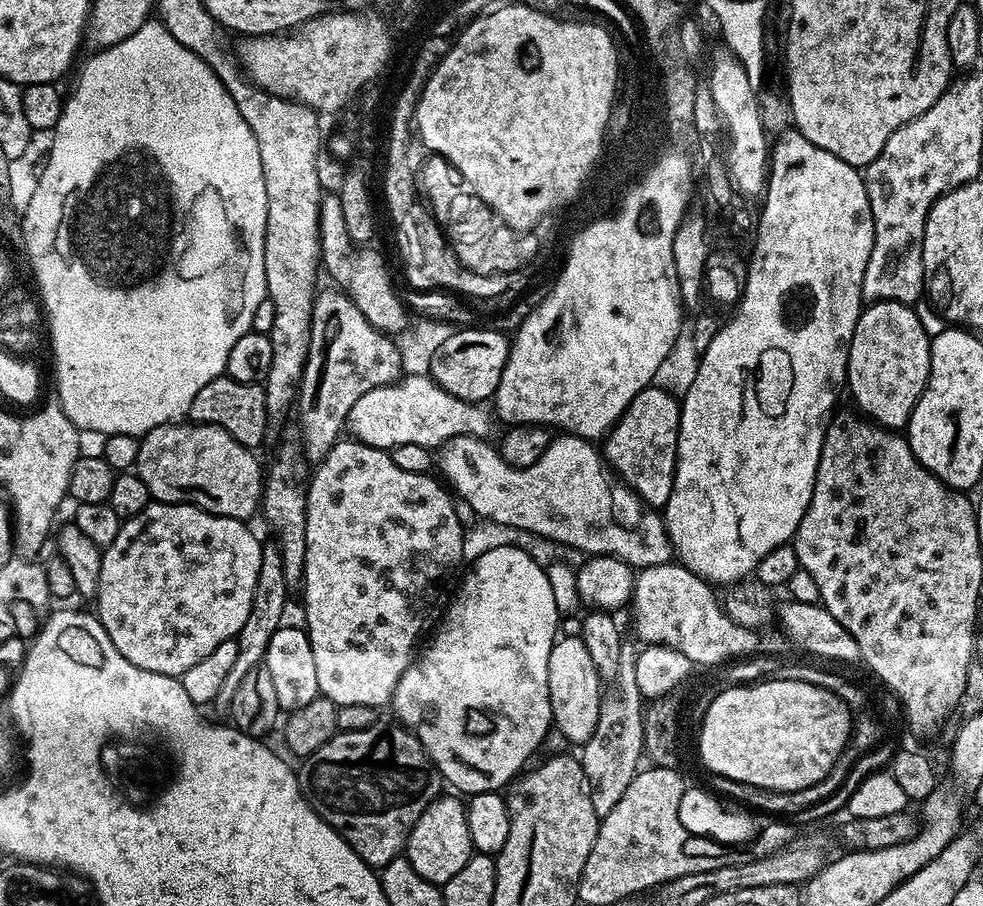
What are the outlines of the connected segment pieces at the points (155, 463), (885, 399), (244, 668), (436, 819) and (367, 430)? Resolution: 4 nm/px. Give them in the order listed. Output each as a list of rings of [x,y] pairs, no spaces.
[[[173,422],[163,424],[144,433],[139,441],[134,472],[146,484],[151,499],[162,504],[192,504],[196,508],[205,508],[210,514],[234,518],[245,522],[257,515],[262,504],[264,480],[262,468],[256,461],[257,453],[242,446],[226,430],[216,424],[197,424],[195,422]]]
[[[878,300],[869,303],[861,311],[854,330],[852,345],[848,351],[846,384],[849,389],[852,387],[852,396],[856,399],[857,404],[855,407],[862,408],[860,410],[863,413],[890,430],[900,430],[907,425],[908,420],[912,417],[914,406],[924,393],[924,387],[928,385],[932,342],[930,332],[924,329],[924,324],[920,321],[916,310],[915,307],[907,304],[899,304],[897,300]]]
[[[265,543],[262,551],[264,557],[258,570],[258,582],[254,586],[250,618],[246,618],[246,626],[242,626],[240,635],[237,637],[239,644],[237,664],[228,672],[228,676],[226,676],[219,694],[219,699],[221,701],[224,700],[224,702],[232,698],[234,690],[237,689],[238,682],[245,677],[249,669],[263,661],[265,653],[268,652],[270,638],[273,638],[275,632],[282,626],[283,620],[280,619],[284,616],[284,603],[287,602],[288,596],[290,596],[290,590],[286,586],[286,578],[282,570],[282,554],[279,547],[275,543]]]
[[[441,794],[429,804],[428,809],[420,815],[418,822],[410,830],[406,845],[406,855],[414,870],[418,870],[422,878],[437,886],[442,886],[447,880],[454,878],[454,874],[458,874],[458,870],[462,870],[462,866],[466,866],[466,862],[474,854],[465,801],[452,796]]]
[[[427,375],[407,376],[397,383],[387,384],[384,388],[370,390],[362,394],[358,402],[354,402],[346,421],[346,428],[360,443],[385,450],[400,448],[403,444],[436,450],[455,436],[484,438],[489,435],[488,416],[480,404],[459,400],[446,390],[442,390],[435,380]]]

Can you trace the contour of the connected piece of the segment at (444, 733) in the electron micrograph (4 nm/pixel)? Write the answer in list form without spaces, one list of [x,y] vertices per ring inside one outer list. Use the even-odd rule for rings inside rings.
[[[500,544],[497,548],[488,548],[473,562],[472,569],[465,574],[464,581],[461,582],[460,589],[457,590],[456,597],[452,600],[452,605],[444,612],[444,621],[441,622],[436,637],[428,644],[428,649],[421,656],[419,653],[408,665],[406,671],[400,675],[400,681],[396,683],[396,688],[392,691],[390,708],[396,711],[397,718],[408,727],[408,730],[420,739],[420,746],[428,753],[429,760],[435,764],[441,777],[447,783],[449,780],[457,788],[455,789],[457,793],[500,792],[505,786],[511,785],[517,773],[529,763],[527,760],[535,754],[536,747],[543,742],[548,728],[550,732],[554,721],[548,689],[548,663],[552,645],[558,639],[558,625],[561,620],[562,615],[555,608],[554,593],[542,564],[539,564],[530,553],[523,552],[522,549],[515,548],[512,544]]]

